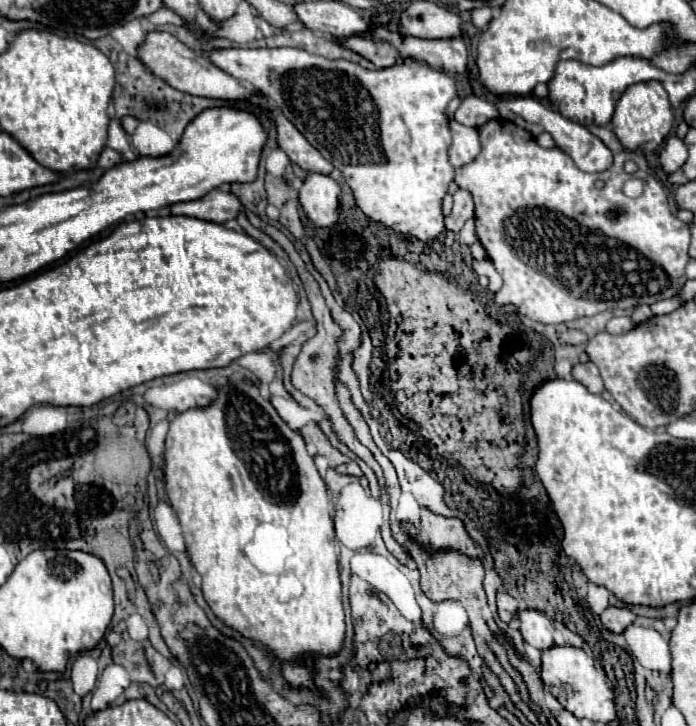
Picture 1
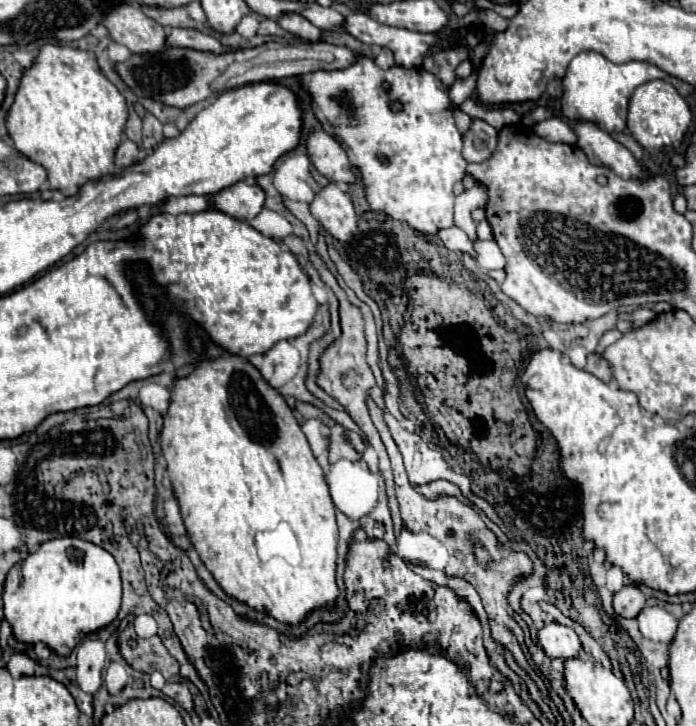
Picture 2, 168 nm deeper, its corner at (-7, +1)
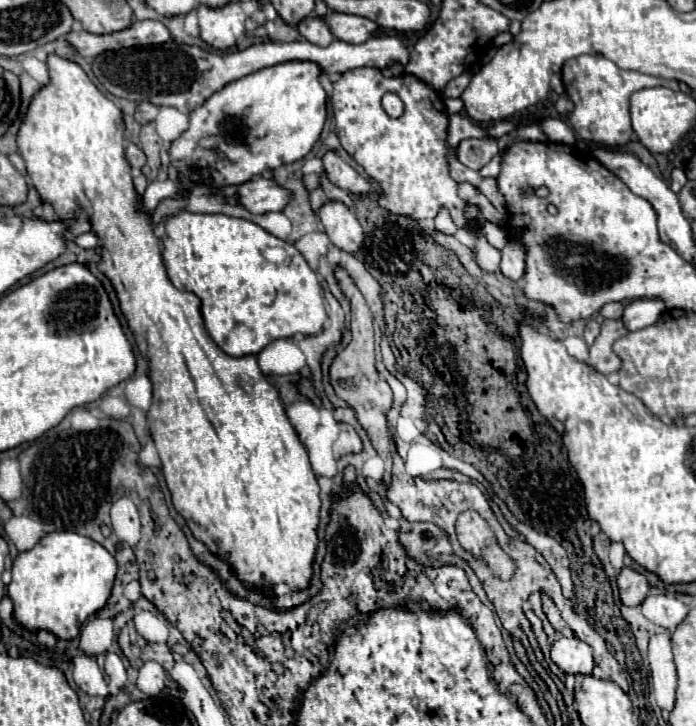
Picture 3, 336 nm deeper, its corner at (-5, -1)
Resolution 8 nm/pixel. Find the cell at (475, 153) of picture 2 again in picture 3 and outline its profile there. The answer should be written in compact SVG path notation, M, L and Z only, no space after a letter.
M488 136L488 138L468 138L462 140L456 148L456 158L472 168L472 170L480 170L484 164L488 164L492 160L492 156L496 156L498 152L498 142L496 138Z

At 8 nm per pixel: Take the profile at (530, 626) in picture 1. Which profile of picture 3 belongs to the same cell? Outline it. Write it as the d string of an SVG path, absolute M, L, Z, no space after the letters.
M560 636L552 642L550 656L552 662L566 674L590 674L594 666L592 648L578 638Z

